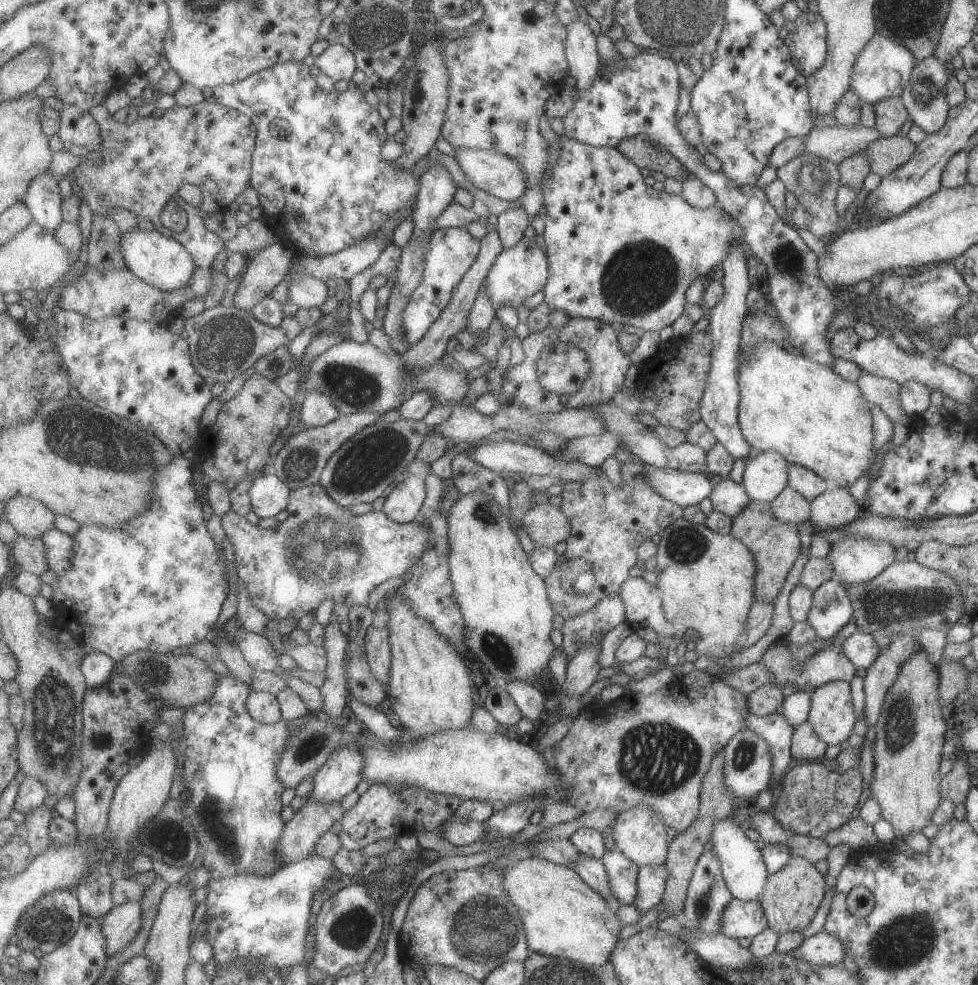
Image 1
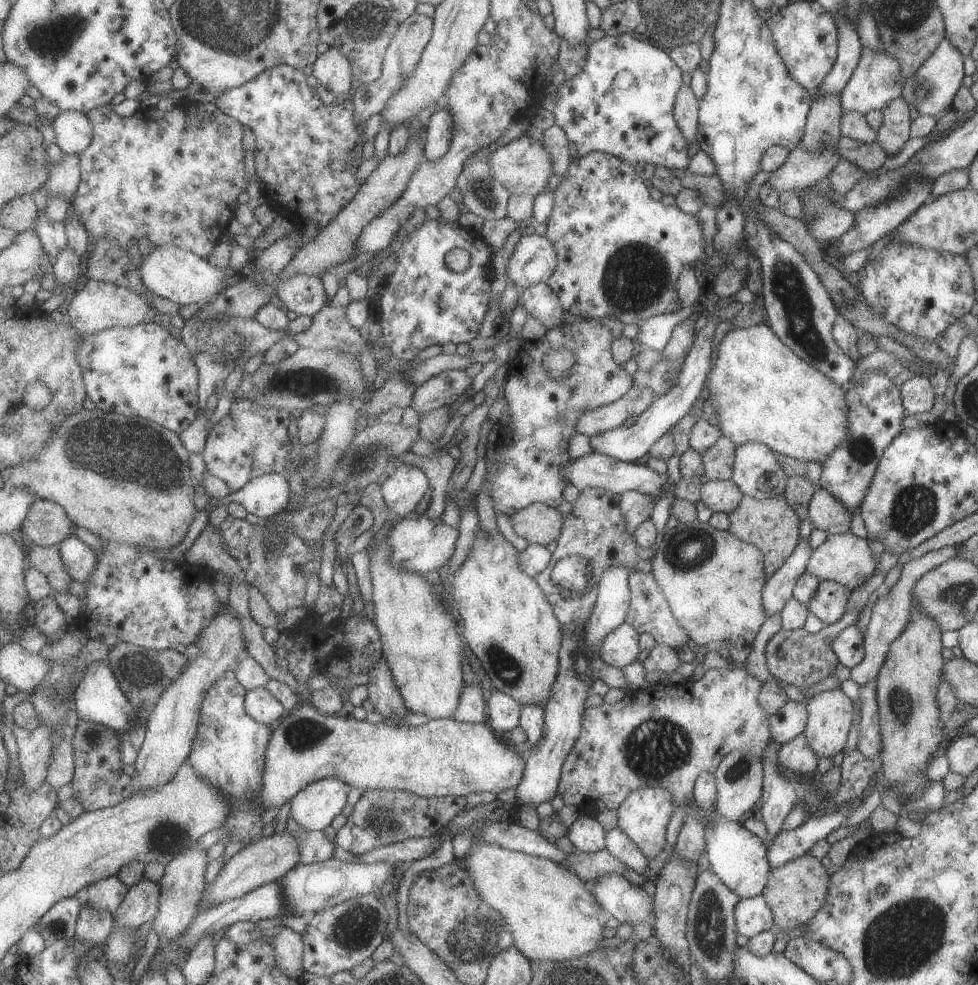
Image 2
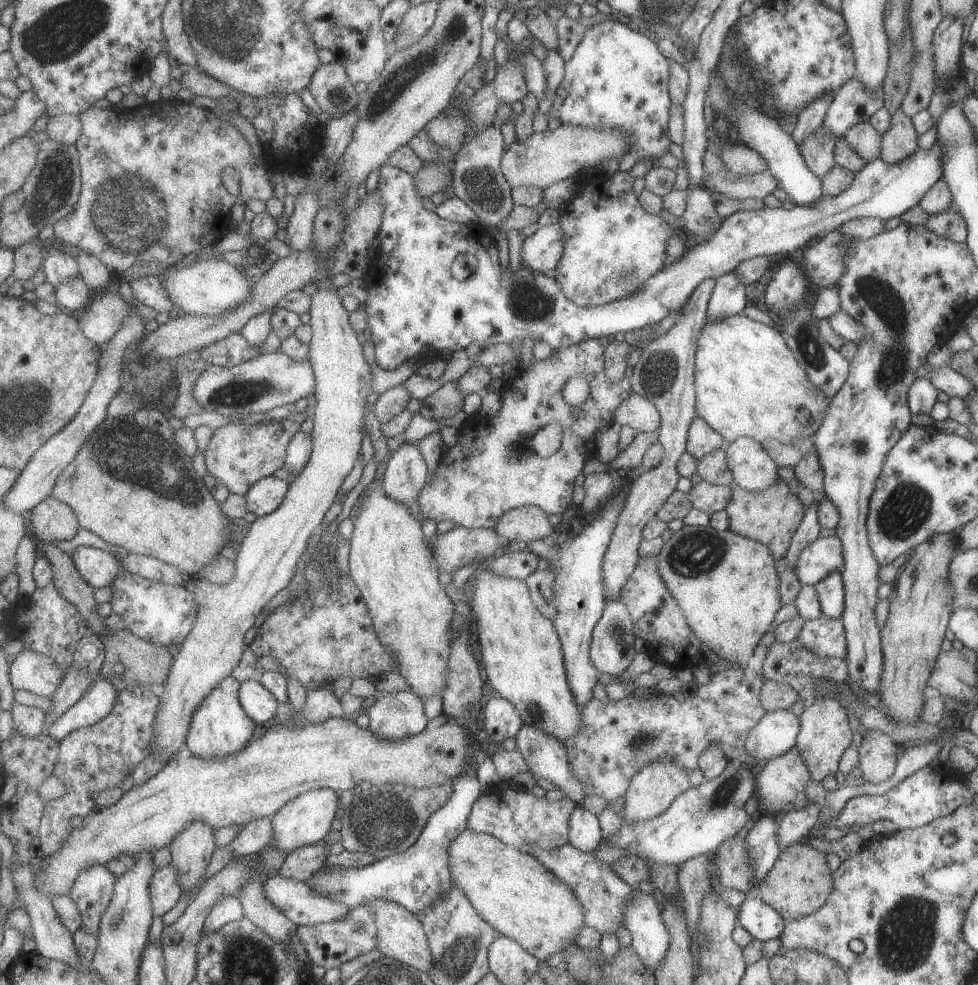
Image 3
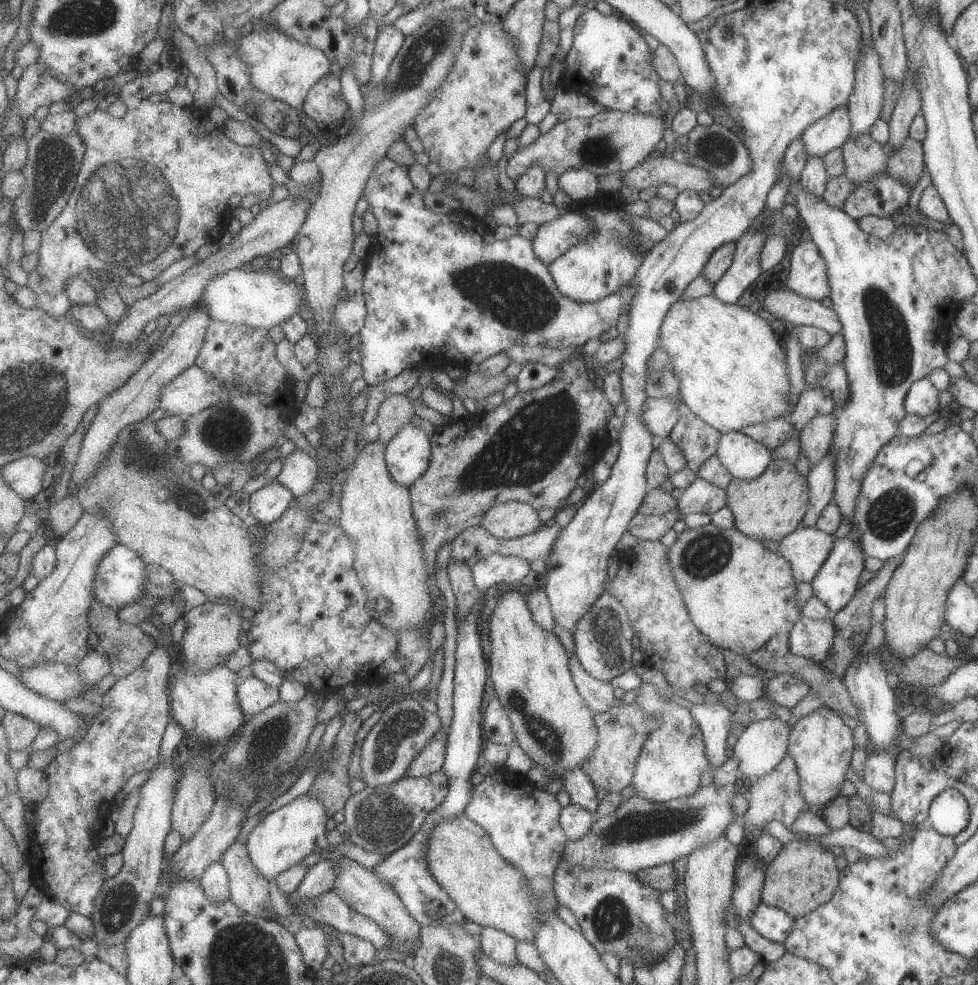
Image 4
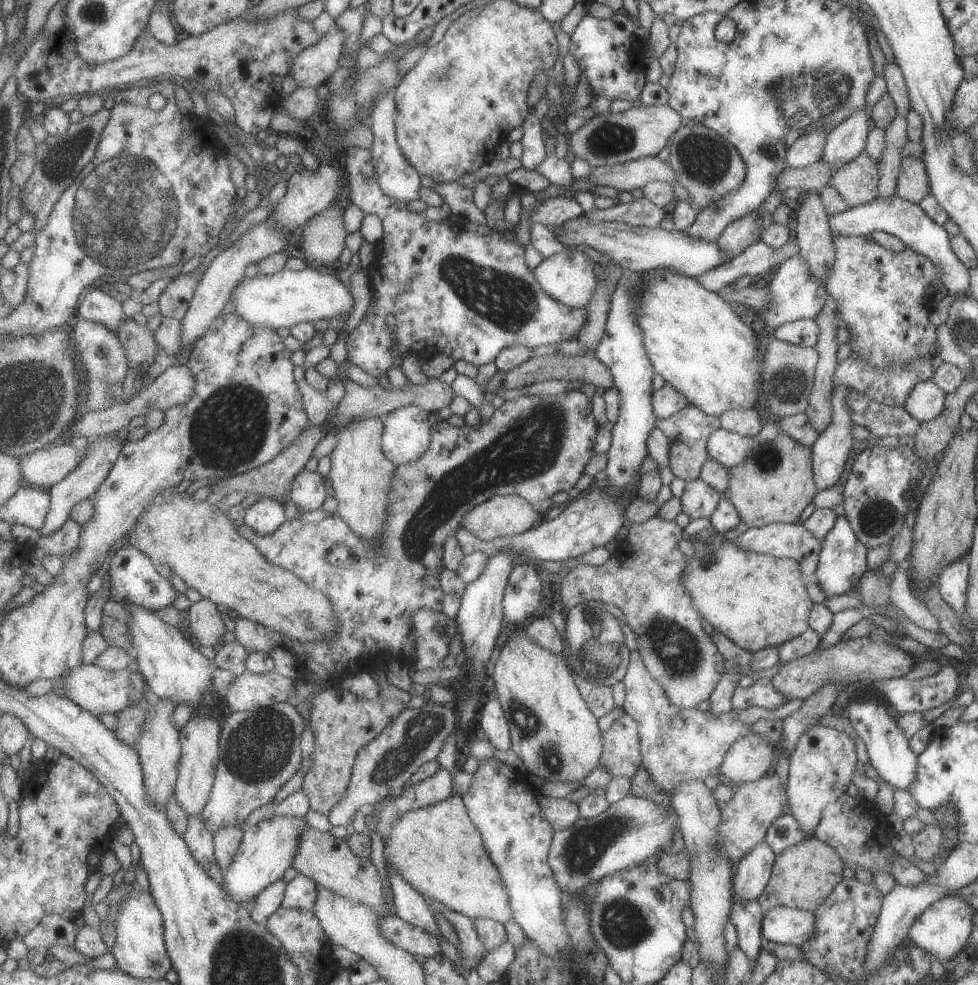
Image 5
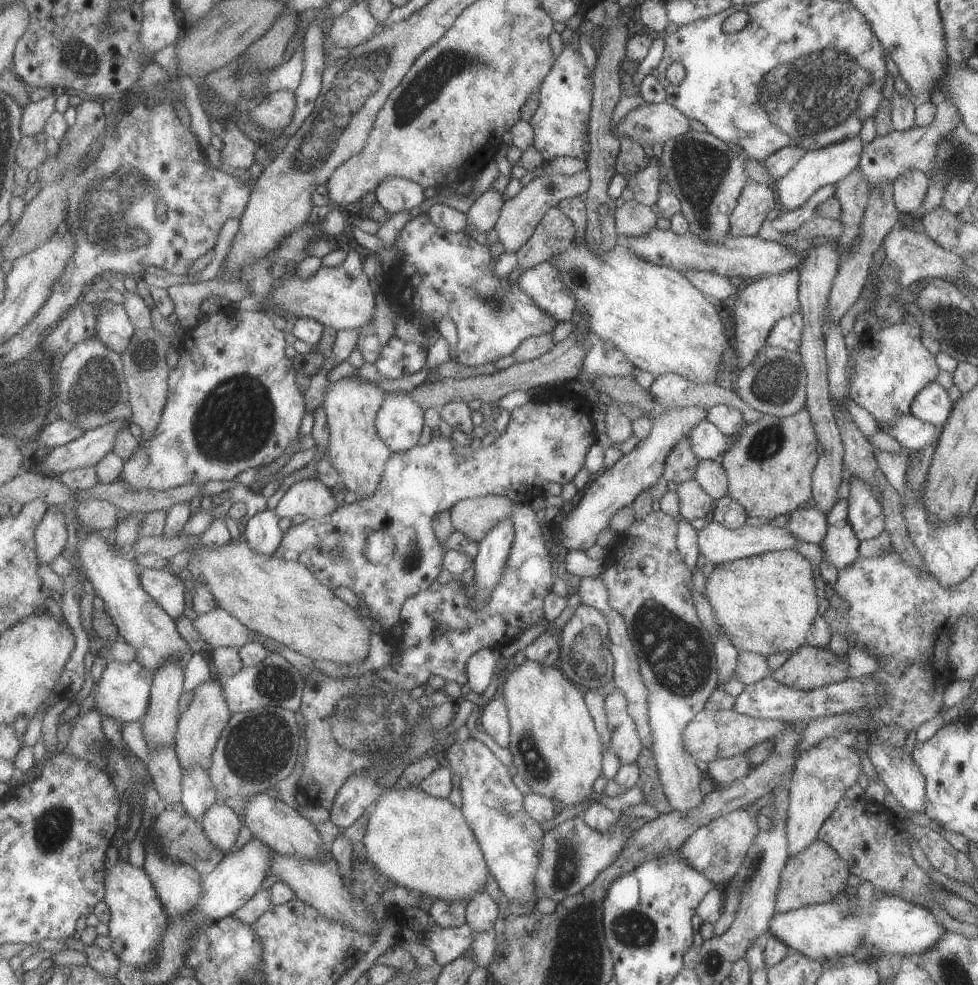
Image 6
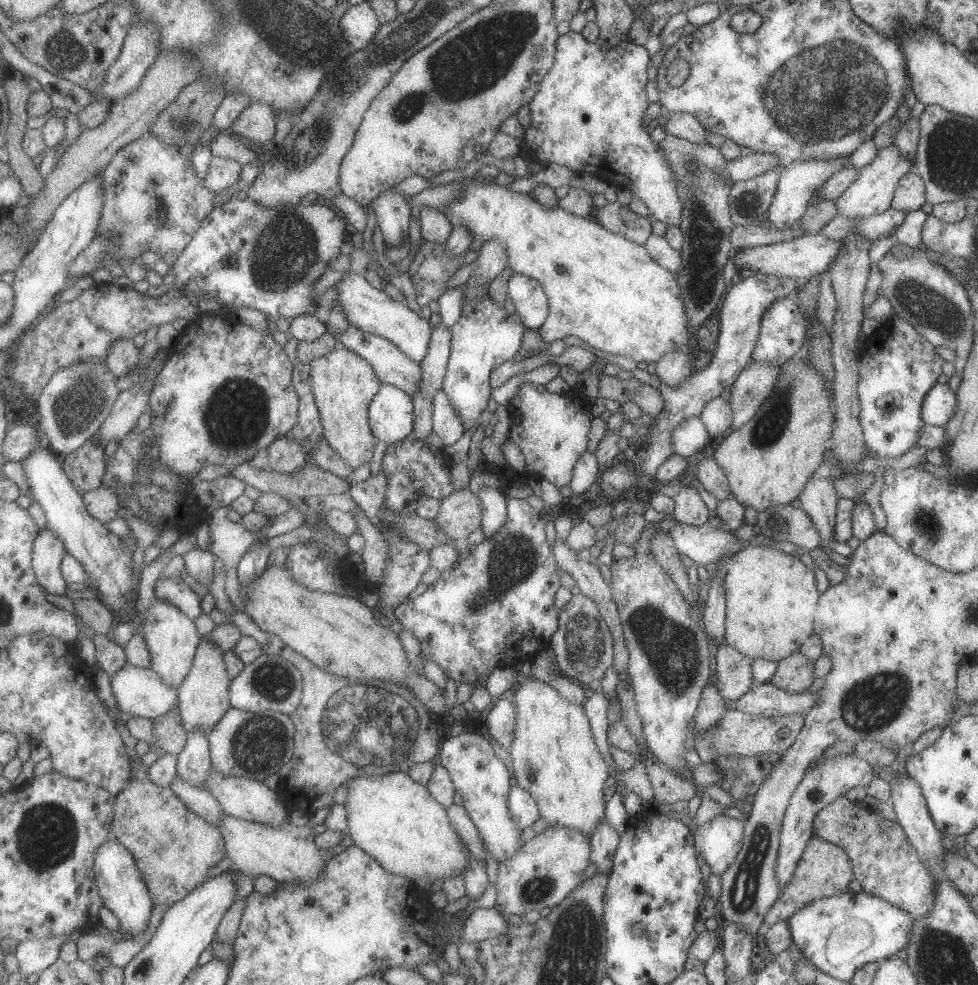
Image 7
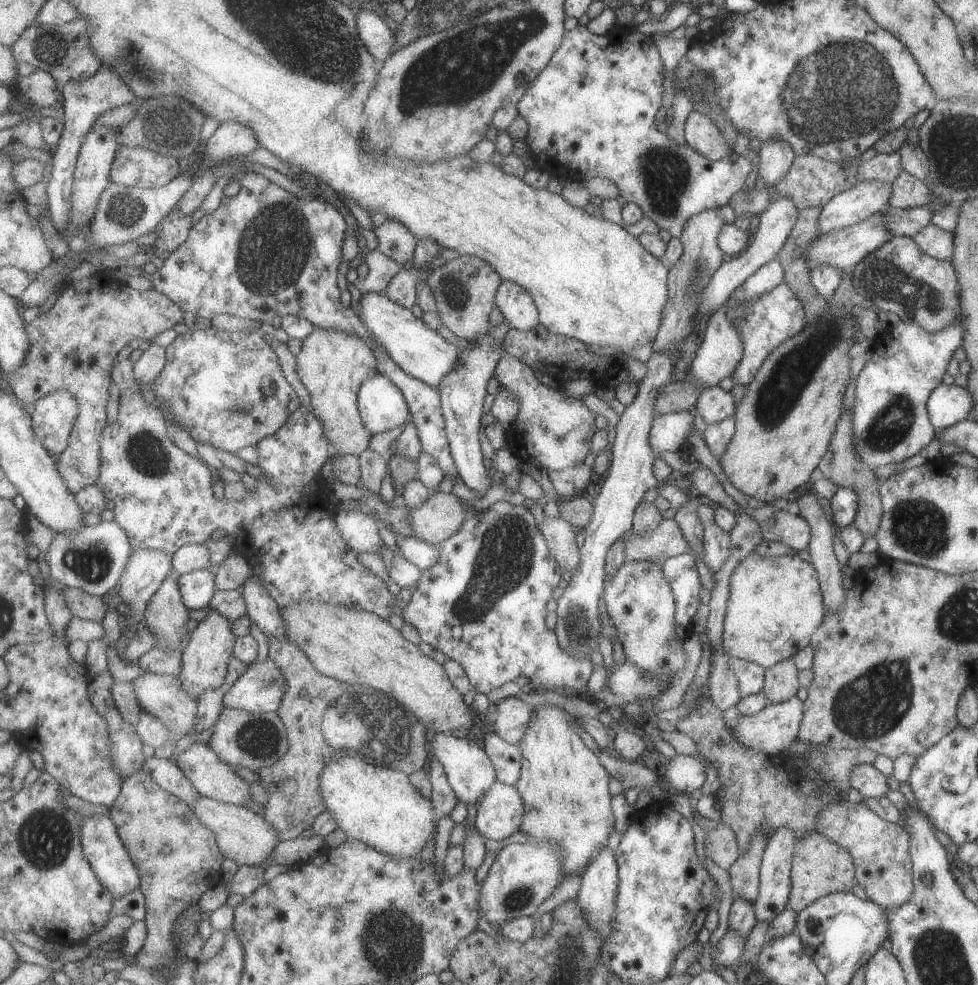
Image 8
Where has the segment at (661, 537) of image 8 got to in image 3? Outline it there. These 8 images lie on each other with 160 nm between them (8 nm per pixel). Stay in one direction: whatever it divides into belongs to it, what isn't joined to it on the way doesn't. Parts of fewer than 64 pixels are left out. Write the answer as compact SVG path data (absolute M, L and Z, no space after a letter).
M836 535L827 538L817 536L811 544L807 544L797 554L792 570L802 586L814 586L829 572L842 571L842 567L843 558L839 538Z

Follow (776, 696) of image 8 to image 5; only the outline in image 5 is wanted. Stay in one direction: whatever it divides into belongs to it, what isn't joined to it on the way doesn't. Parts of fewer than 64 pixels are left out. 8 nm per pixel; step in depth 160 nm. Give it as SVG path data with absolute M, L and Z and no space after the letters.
M857 637L848 641L838 641L827 649L811 651L801 659L783 664L776 675L771 678L771 682L774 688L777 688L785 696L803 700L811 696L823 683L829 681L839 685L843 679L849 679L850 682L869 680L874 683L875 681L903 677L913 668L917 668L921 660L922 658L917 658L881 639L873 641L869 637Z

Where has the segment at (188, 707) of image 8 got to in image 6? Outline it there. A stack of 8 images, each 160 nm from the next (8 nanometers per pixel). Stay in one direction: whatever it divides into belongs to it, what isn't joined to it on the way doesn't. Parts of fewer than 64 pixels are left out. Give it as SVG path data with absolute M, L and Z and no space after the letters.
M110 659L93 691L95 708L103 716L116 718L122 723L141 721L145 714L148 713L151 683L153 681L154 674L139 661L120 663Z

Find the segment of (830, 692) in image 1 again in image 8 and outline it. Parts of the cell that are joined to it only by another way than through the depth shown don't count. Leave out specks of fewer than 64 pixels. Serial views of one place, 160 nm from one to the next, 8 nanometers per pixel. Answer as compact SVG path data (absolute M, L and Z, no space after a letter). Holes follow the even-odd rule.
M873 765L854 766L850 772L850 787L863 798L879 798L888 790L890 778L877 771ZM777 827L769 836L760 862L758 897L752 904L757 921L771 922L777 914L787 908L790 893L790 868L796 836L789 827Z

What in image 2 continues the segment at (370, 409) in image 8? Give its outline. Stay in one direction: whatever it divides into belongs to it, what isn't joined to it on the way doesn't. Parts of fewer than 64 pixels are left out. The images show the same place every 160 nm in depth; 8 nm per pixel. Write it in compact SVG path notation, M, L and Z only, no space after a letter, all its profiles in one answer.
M399 464L397 470L381 484L384 501L396 516L413 514L430 489L427 474L421 468L409 464Z

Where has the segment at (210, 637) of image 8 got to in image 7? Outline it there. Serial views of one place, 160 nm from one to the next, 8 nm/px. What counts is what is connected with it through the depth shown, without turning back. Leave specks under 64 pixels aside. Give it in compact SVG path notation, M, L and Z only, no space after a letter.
M203 638L196 652L193 668L178 690L180 698L179 713L182 716L188 736L199 729L208 734L232 707L230 701L232 678L229 676L224 654L214 643Z

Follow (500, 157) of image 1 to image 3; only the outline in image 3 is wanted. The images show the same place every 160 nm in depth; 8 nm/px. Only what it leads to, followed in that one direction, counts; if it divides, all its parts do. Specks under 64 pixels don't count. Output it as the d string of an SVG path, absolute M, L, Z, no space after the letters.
M561 124L558 128L535 132L529 140L515 141L506 148L502 160L503 174L512 188L535 186L541 190L551 187L562 179L573 177L594 169L602 161L611 158L621 160L627 154L629 136L619 132L619 128L595 128L579 124Z

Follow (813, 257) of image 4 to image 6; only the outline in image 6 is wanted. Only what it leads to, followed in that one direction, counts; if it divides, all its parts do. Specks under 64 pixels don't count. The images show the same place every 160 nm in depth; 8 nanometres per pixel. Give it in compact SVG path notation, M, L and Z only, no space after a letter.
M792 268L776 275L763 275L750 282L745 282L736 292L732 311L735 313L735 335L732 338L736 350L739 370L749 364L753 357L766 344L766 338L777 319L800 312L798 301L798 282L800 272Z

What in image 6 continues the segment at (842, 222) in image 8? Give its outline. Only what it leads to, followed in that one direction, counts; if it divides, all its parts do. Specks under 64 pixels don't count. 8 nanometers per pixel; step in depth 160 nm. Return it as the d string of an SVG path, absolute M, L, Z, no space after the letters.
M948 96L938 97L935 102L933 120L926 127L911 127L907 130L891 130L883 136L876 135L870 142L863 144L857 168L865 177L868 189L880 182L892 183L906 170L929 171L938 158L938 151L944 139L960 123L960 114Z

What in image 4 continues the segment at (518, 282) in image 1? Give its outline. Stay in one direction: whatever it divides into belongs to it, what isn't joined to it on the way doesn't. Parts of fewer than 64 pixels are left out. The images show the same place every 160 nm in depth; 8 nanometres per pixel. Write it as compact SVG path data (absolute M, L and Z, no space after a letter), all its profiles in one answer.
M563 212L538 225L533 237L535 256L548 265L579 240L592 233L592 225L577 212Z

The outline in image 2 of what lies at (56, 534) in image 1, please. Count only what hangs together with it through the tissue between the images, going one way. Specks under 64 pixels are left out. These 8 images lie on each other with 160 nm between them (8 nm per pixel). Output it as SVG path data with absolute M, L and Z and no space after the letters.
M69 536L65 542L59 545L65 570L71 577L81 585L93 580L91 576L95 574L98 567L98 557L95 550L79 538L79 536Z

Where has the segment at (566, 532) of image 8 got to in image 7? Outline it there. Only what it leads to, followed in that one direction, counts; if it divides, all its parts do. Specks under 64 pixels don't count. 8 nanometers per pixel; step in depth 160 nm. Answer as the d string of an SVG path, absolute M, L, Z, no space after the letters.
M555 538L553 548L555 560L558 561L559 568L573 578L577 592L589 597L597 605L599 614L608 626L610 635L612 636L612 649L614 654L612 667L617 673L625 672L625 668L628 667L628 652L625 646L620 618L618 617L618 606L612 599L610 584L607 584L607 582L603 580L603 576L599 573L599 569L596 567L596 562L592 561L587 563L577 560L577 558L575 558L577 552L569 550L565 542L560 542Z

